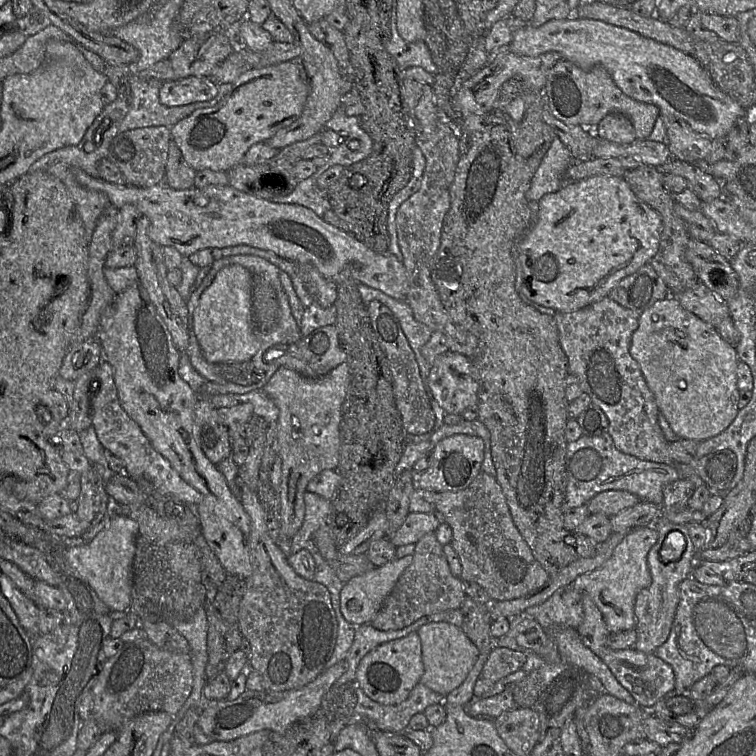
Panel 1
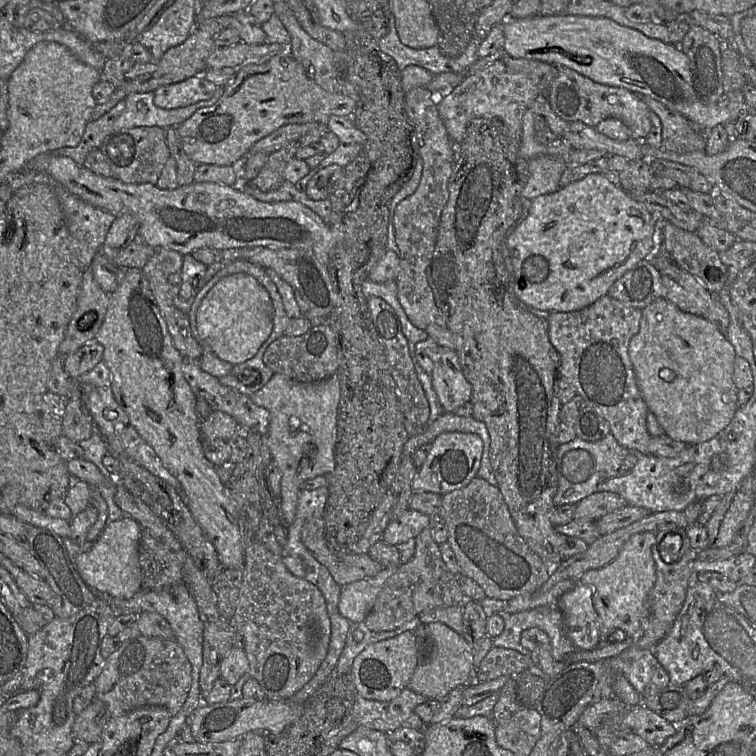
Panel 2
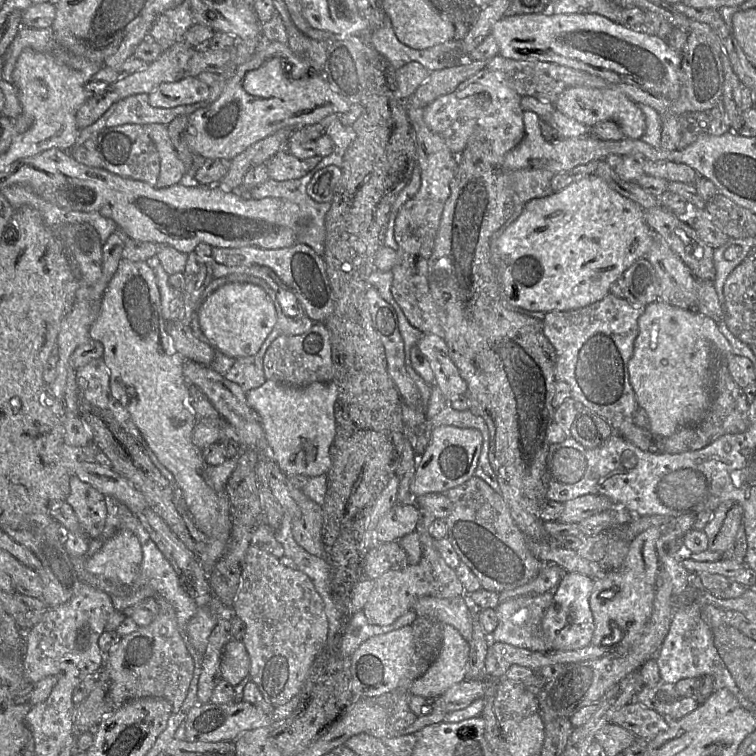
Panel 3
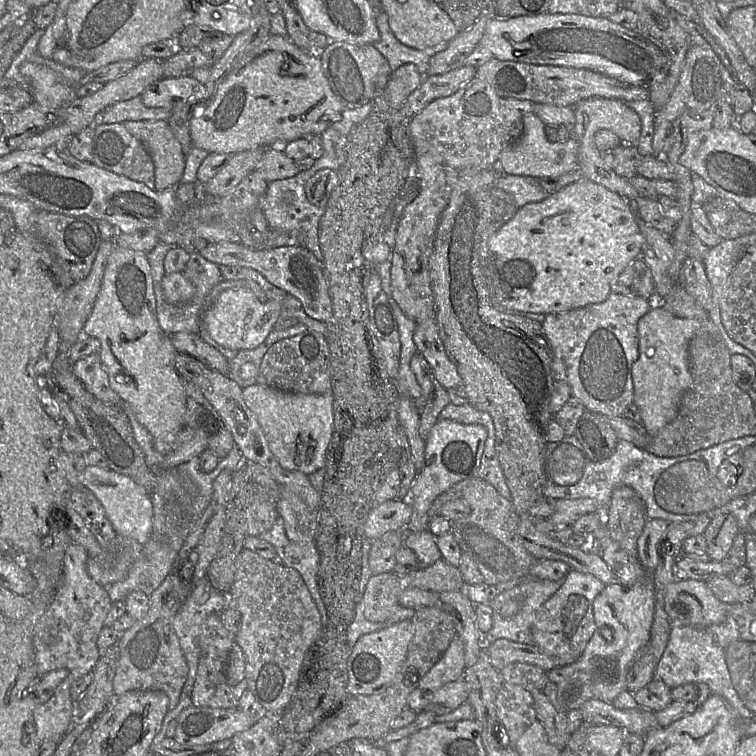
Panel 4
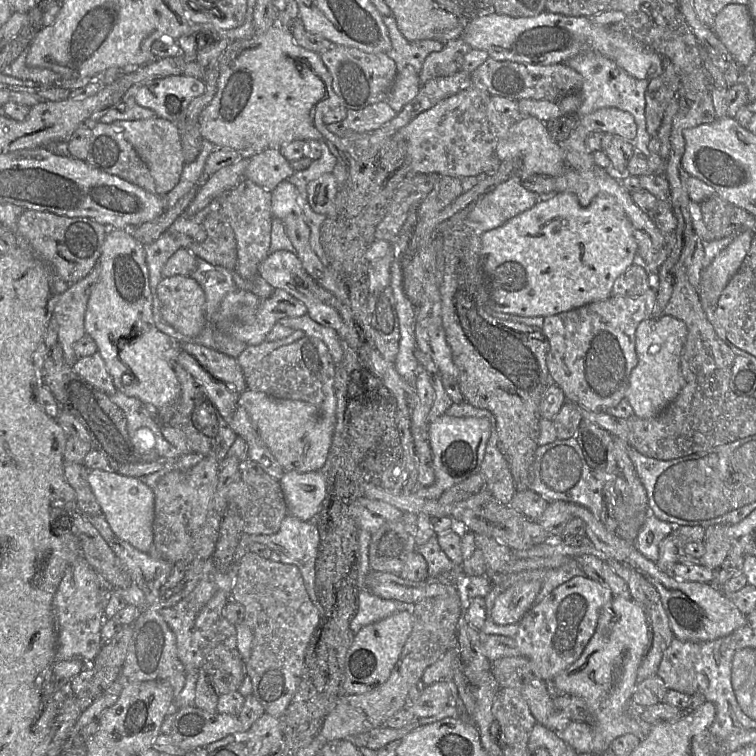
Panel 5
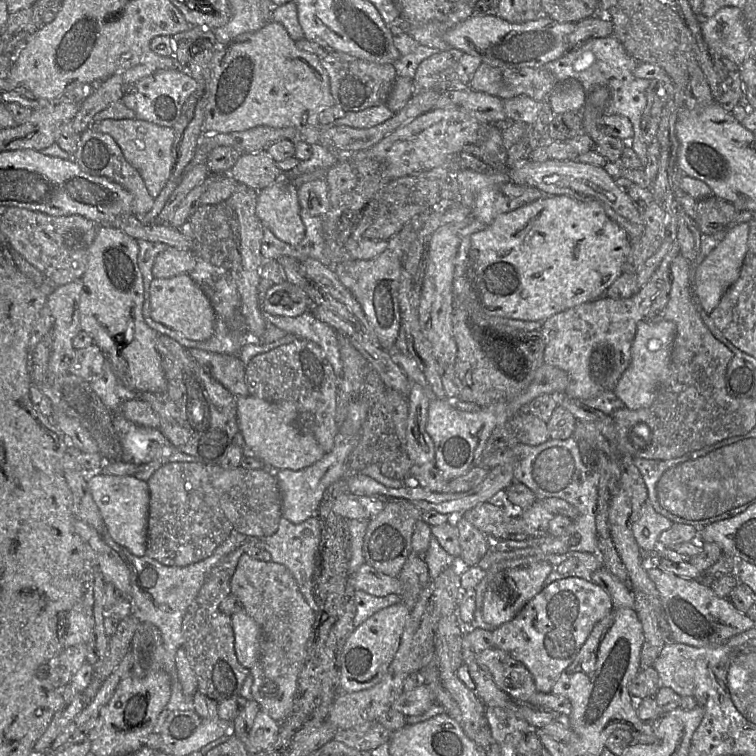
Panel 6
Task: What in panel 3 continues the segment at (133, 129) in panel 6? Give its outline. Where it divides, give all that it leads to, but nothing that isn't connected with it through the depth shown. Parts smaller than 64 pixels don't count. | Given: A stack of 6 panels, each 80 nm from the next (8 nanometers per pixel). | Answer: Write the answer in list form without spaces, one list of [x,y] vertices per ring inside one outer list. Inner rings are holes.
[[[152,123],[143,125],[154,142],[160,156],[160,173],[156,187],[165,188],[181,183],[186,173],[186,166],[180,160],[164,124]]]

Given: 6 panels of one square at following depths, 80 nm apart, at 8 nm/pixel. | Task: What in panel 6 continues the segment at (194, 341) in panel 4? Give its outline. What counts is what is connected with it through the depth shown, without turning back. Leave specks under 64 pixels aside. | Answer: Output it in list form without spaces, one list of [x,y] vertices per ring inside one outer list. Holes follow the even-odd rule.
[[[190,348],[188,352],[206,372],[235,397],[250,395],[246,384],[245,365],[238,356],[218,354],[198,348]]]

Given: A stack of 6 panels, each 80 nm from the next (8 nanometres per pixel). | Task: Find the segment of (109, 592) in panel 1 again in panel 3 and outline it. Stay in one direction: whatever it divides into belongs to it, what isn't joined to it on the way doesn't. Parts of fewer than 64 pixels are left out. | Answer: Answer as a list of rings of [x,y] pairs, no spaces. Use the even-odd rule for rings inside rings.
[[[128,529],[118,530],[85,564],[88,573],[131,586],[143,559],[140,539]]]

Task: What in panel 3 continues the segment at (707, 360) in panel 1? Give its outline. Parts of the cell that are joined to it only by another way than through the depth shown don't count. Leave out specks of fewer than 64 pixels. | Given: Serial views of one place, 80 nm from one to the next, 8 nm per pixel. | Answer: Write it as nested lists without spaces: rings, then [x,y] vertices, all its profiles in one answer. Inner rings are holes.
[[[661,300],[645,307],[638,319],[638,326],[639,333],[628,371],[638,406],[648,415],[650,432],[669,437],[682,427],[699,424],[709,408],[715,369],[720,362],[726,363],[726,357],[733,354],[729,341],[712,318],[697,310],[685,310]]]

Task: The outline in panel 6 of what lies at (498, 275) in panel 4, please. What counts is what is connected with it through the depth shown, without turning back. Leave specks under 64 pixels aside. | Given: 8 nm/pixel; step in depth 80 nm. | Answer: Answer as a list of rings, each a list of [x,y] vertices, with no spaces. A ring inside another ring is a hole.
[[[546,195],[511,212],[498,215],[484,230],[474,233],[471,236],[470,270],[473,271],[480,304],[487,314],[500,318],[544,322],[560,312],[601,297],[623,273],[622,266],[630,251],[630,237],[606,214],[601,202],[598,200],[581,202],[567,195]]]

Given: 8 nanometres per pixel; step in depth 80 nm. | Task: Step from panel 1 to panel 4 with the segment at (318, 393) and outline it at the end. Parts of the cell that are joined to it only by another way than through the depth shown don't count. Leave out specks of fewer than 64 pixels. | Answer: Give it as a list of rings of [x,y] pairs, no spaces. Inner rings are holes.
[[[254,384],[243,389],[242,396],[246,406],[255,414],[272,453],[284,469],[310,475],[325,468],[326,449],[334,423],[332,393],[293,393]]]

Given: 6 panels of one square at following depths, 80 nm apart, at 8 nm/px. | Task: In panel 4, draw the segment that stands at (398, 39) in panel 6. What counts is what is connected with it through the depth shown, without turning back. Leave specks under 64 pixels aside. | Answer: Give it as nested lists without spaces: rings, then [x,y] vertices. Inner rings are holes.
[[[377,11],[376,24],[380,37],[373,45],[386,58],[392,71],[404,64],[413,63],[419,73],[426,76],[430,58],[448,47],[448,42],[441,42],[423,50],[405,46],[395,37],[384,11]]]

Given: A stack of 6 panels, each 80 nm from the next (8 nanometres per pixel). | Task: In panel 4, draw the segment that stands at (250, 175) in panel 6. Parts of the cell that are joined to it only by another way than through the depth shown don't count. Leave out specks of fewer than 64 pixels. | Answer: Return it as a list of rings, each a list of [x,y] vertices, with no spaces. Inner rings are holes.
[[[281,146],[266,148],[255,171],[257,171],[267,183],[290,178],[299,173],[295,161],[285,155],[281,150]]]

